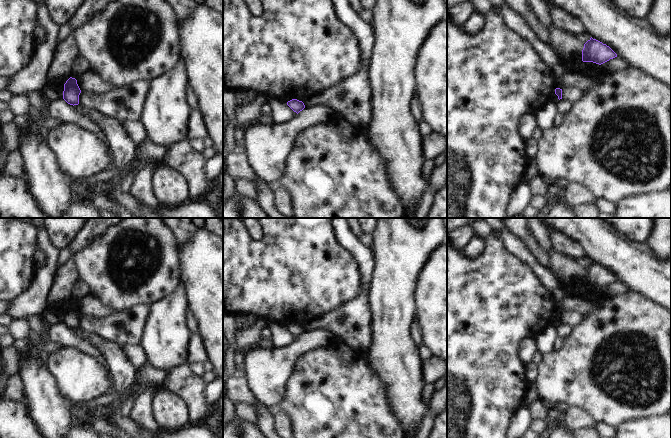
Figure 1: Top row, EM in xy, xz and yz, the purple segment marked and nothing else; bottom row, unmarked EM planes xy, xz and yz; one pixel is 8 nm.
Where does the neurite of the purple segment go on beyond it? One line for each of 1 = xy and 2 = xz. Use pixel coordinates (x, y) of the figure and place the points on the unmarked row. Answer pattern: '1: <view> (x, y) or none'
1: none
2: none

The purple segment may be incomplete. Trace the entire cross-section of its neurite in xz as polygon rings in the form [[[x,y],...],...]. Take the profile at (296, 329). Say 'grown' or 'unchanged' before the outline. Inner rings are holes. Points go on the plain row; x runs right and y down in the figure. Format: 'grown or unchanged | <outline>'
unchanged | [[[292,323],[287,326],[287,329],[297,338],[305,332],[305,329],[302,325],[297,323]]]

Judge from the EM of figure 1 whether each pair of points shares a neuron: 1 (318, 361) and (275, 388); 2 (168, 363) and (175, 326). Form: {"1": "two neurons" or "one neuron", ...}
{"1": "two neurons", "2": "one neuron"}

